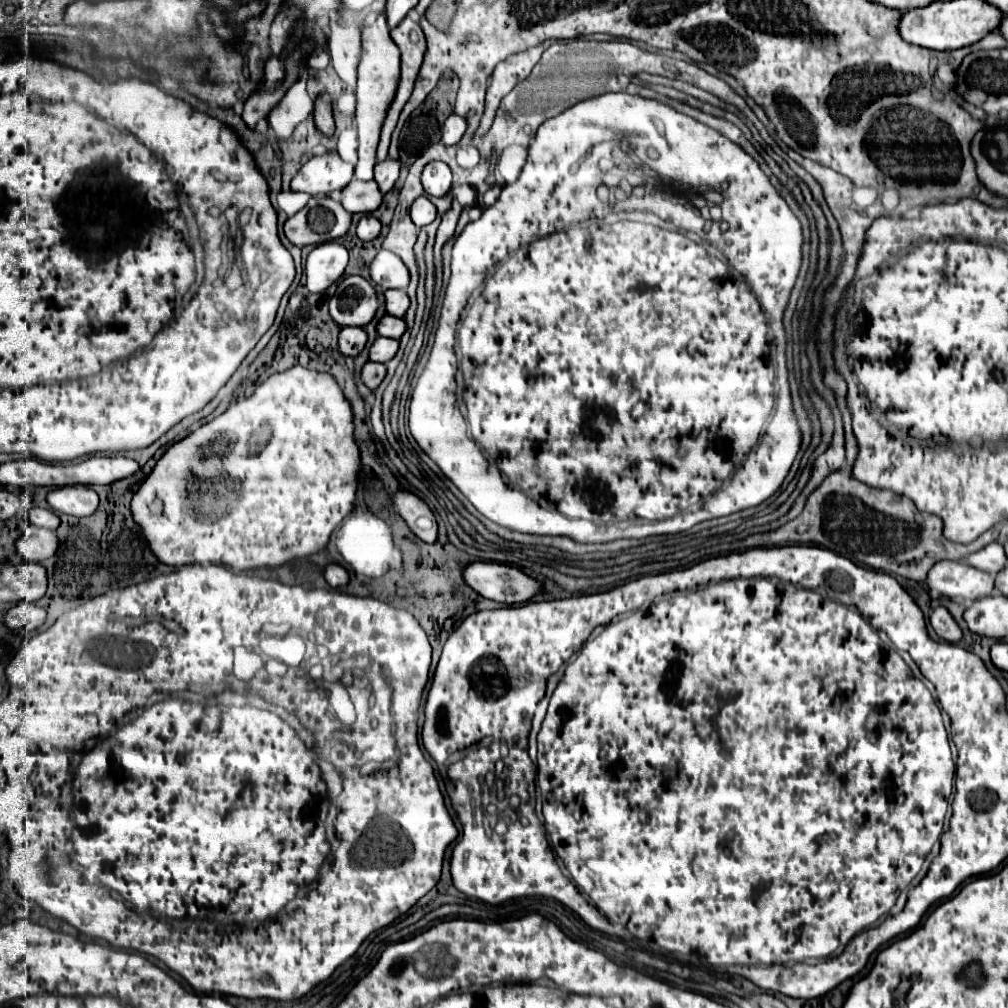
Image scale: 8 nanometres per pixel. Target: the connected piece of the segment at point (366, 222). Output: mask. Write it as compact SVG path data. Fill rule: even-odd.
M363 215L357 223L357 237L361 241L373 241L381 231L381 223L373 215Z

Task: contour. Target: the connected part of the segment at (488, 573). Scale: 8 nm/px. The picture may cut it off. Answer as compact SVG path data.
M471 563L463 569L465 583L485 599L515 605L531 599L539 591L539 583L529 579L517 567L501 563Z

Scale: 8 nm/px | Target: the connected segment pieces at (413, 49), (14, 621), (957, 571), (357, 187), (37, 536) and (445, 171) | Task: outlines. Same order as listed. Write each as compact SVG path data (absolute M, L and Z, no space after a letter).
M405 17L395 29L391 29L391 39L401 49L401 77L399 77L399 87L397 87L393 105L389 107L389 111L385 115L385 121L383 121L383 127L381 127L381 139L379 139L379 147L377 147L377 161L387 159L391 131L395 129L399 113L401 113L403 105L407 103L407 99L413 91L413 83L415 83L417 71L423 63L423 55L425 55L425 35L423 35L419 23L411 21L411 17Z
M21 601L15 607L11 607L3 619L3 623L9 629L27 629L27 631L35 631L37 627L43 625L43 621L45 621L45 609L27 601Z
M939 561L927 573L927 587L949 599L965 599L971 603L983 595L991 595L993 575L979 571L961 561Z
M351 181L341 191L341 205L349 213L371 213L381 205L381 191L375 181Z
M31 525L31 533L17 539L17 551L25 561L43 561L57 551L57 537L49 529Z
M441 161L429 163L423 169L421 185L423 185L425 193L431 195L431 197L447 195L449 189L451 189L451 169L445 163L441 163Z

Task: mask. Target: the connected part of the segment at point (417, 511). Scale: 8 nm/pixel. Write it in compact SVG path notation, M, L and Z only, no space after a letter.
M399 489L393 495L395 513L407 523L407 527L425 543L433 543L437 539L437 523L431 509L413 493Z

